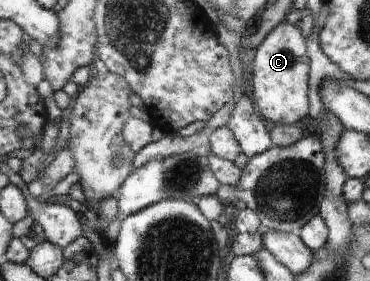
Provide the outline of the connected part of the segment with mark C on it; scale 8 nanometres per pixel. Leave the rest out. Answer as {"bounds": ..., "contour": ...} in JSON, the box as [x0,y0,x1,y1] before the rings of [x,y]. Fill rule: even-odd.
{"bounds":[249,20,309,126],"contour":[[[286,20],[275,26],[249,59],[253,73],[253,102],[258,106],[263,120],[270,126],[284,124],[295,125],[301,118],[309,114],[307,102],[307,76],[309,76],[309,62],[305,54],[305,38],[301,38],[301,29],[289,24]]]}

